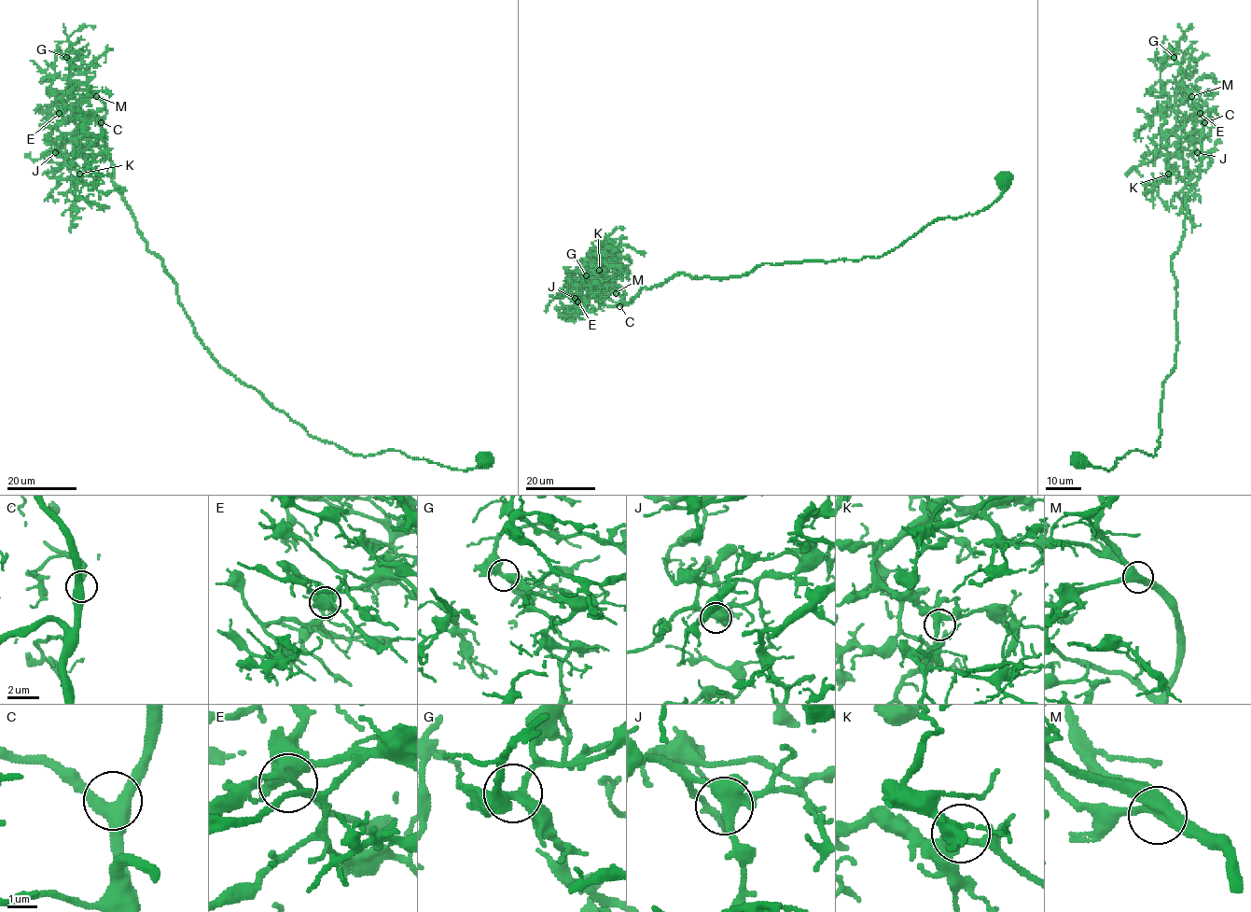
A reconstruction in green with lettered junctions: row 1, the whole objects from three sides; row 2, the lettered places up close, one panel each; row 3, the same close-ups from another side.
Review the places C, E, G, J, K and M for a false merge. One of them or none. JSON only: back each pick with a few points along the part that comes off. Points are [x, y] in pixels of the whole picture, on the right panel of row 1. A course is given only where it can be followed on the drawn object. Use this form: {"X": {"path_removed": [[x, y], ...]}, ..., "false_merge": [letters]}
{"false_merge": []}

